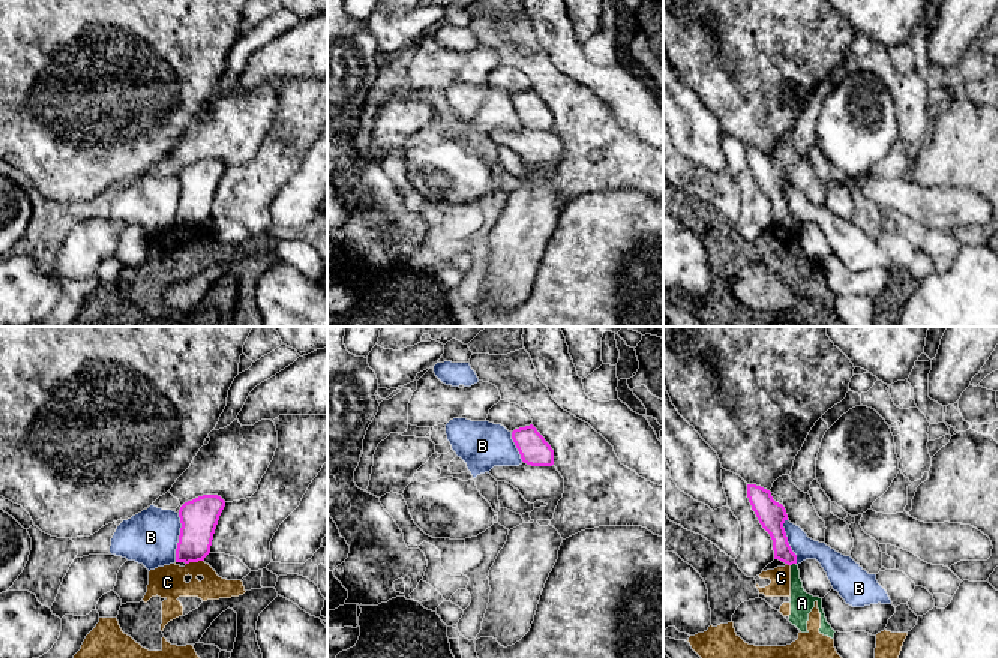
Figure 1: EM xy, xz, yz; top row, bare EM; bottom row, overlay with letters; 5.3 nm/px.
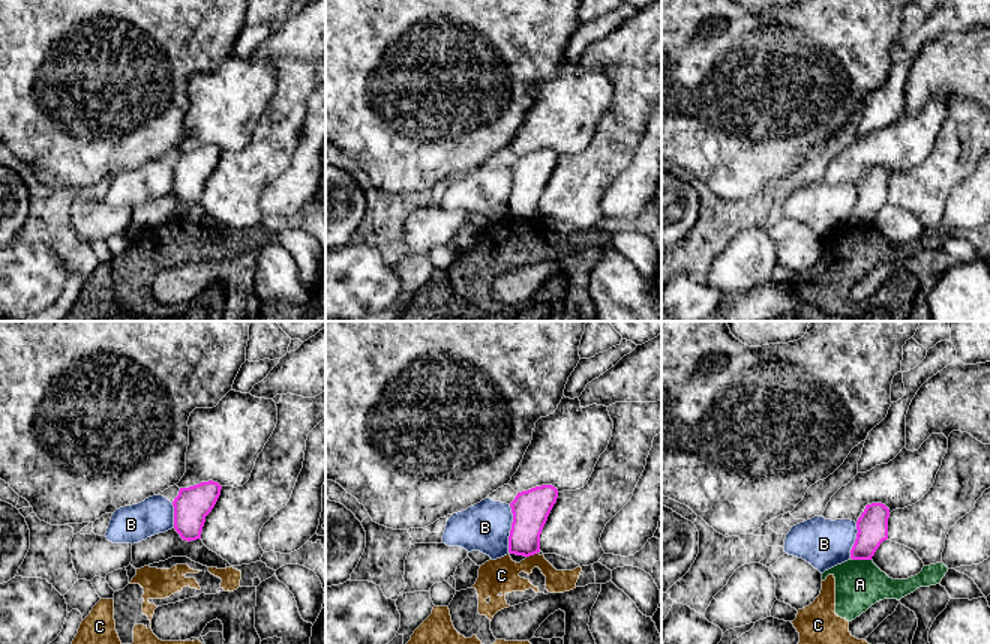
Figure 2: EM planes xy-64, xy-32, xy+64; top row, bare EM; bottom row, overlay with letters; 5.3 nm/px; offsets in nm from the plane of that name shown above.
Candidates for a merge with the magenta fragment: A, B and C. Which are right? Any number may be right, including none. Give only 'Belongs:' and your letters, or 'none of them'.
Belongs: none of them

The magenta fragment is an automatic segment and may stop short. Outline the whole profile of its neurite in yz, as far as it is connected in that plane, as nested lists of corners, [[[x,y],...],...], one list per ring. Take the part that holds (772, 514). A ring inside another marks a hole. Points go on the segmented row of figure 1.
[[[747,484],[747,498],[759,523],[773,540],[774,559],[788,565],[797,564],[797,555],[792,552],[783,528],[788,520],[785,507],[773,499],[770,490],[756,484]]]

